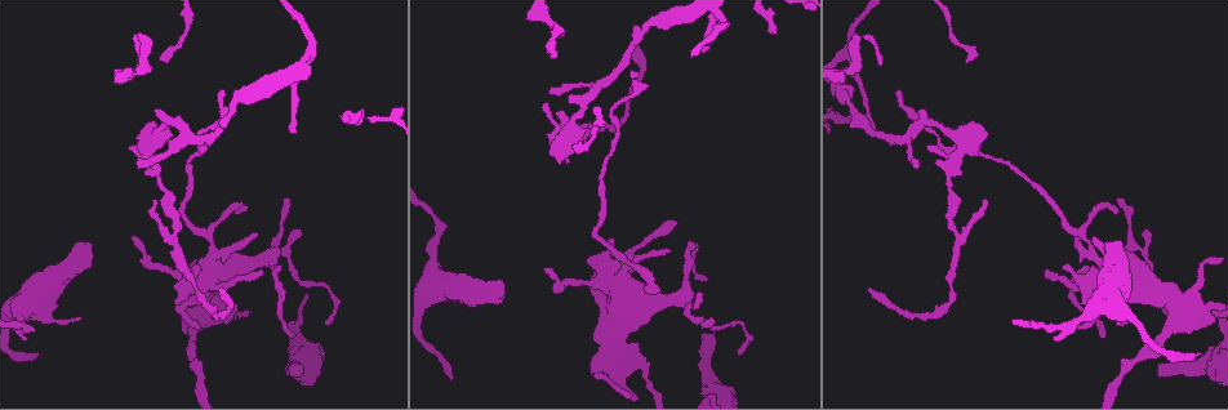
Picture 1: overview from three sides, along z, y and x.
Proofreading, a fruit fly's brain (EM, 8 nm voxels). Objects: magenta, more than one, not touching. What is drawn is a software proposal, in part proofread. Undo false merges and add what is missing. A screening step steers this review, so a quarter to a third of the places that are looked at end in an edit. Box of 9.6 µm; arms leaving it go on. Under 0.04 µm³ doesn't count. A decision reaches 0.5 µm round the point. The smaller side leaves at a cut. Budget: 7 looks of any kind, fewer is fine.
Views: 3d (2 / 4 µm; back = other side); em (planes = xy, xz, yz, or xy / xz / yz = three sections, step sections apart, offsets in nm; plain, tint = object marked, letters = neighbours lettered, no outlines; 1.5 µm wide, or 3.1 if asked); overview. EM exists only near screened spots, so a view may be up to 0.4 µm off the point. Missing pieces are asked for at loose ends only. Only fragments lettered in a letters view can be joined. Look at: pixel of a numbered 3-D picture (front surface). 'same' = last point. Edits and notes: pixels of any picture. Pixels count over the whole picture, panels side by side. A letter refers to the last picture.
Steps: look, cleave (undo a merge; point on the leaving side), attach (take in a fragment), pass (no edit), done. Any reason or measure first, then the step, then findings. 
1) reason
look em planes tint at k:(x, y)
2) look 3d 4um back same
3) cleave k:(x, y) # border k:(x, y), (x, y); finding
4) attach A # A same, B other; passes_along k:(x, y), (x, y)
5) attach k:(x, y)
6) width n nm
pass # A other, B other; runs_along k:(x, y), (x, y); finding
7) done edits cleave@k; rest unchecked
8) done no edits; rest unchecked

end of a long branch
look 3d 2um back at 1:(451, 381)

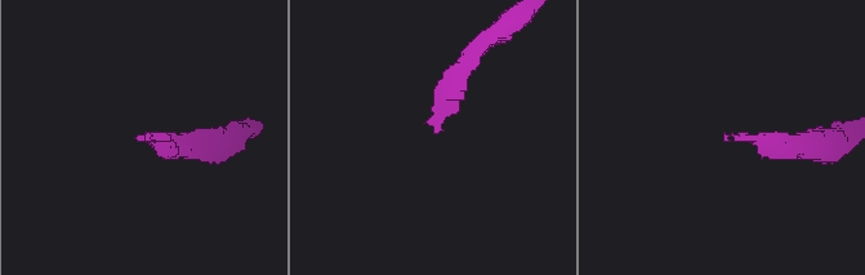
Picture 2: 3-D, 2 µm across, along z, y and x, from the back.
look em planes tint at 2:(437, 132)

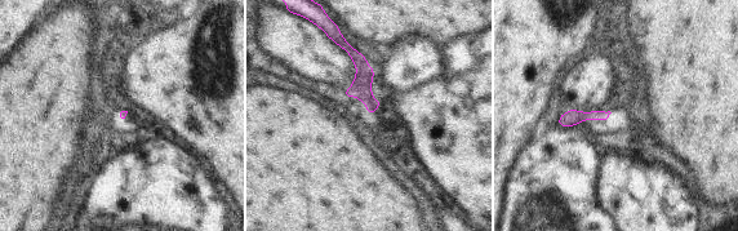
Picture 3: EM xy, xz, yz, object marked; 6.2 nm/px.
see the neighbours
look em planes letters same

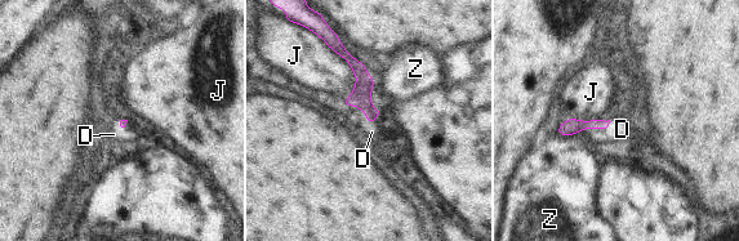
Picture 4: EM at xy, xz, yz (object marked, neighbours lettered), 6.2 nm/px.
attach D # D same, J other, Z other; passes_along 4:(361, 97), (365, 114), (372, 132); it goes on there

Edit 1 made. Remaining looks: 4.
look overview

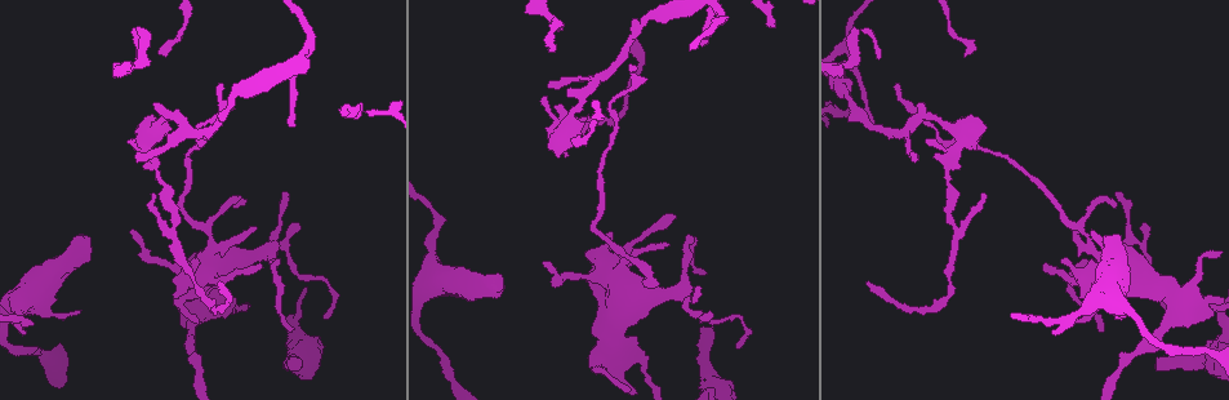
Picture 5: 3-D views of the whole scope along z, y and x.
thin end
look em planes tint at 5:(1043, 263)

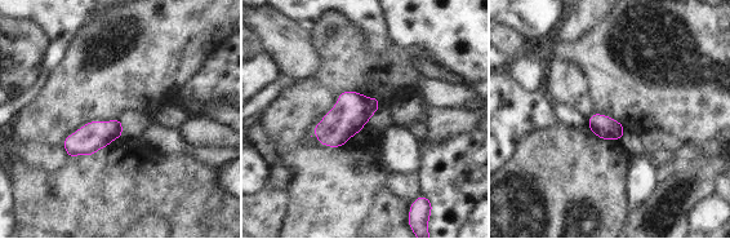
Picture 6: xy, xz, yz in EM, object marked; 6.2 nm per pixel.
what lies round it
look em planes letters same

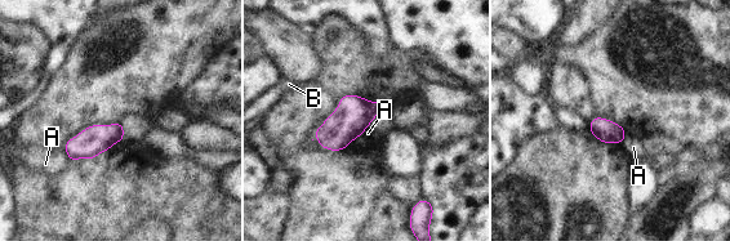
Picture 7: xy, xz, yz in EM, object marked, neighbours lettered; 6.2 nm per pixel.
width 110 nm
pass # A other, B other; border 7:(626, 133), (622, 143); none of them fits

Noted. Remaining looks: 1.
done edits attach@4; rest unchecked

